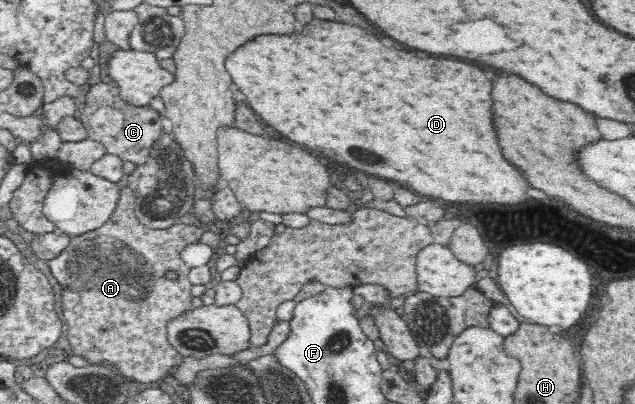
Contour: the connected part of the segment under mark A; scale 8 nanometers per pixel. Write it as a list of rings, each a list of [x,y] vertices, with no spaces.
[[[126,187],[120,192],[119,202],[117,203],[117,208],[112,214],[112,217],[102,227],[72,237],[69,246],[65,248],[64,252],[57,258],[48,261],[48,264],[50,265],[52,275],[56,277],[56,280],[62,285],[62,288],[65,289],[65,292],[67,292],[67,298],[63,298],[62,312],[65,320],[67,320],[68,328],[66,337],[70,342],[72,354],[84,358],[86,362],[91,364],[115,366],[125,378],[128,378],[132,382],[149,384],[162,380],[165,376],[170,374],[173,366],[179,366],[179,364],[183,362],[184,356],[180,352],[177,352],[176,348],[173,348],[173,345],[169,342],[167,331],[169,323],[172,323],[172,320],[180,318],[180,316],[184,315],[187,311],[189,311],[189,313],[192,311],[195,299],[193,299],[192,296],[192,284],[189,282],[188,277],[191,266],[187,266],[187,263],[181,258],[181,251],[190,244],[199,243],[199,238],[201,238],[201,235],[204,233],[205,227],[197,227],[181,222],[175,223],[173,226],[166,229],[152,229],[146,227],[141,224],[141,221],[137,218],[137,196],[133,193],[133,190]]]

